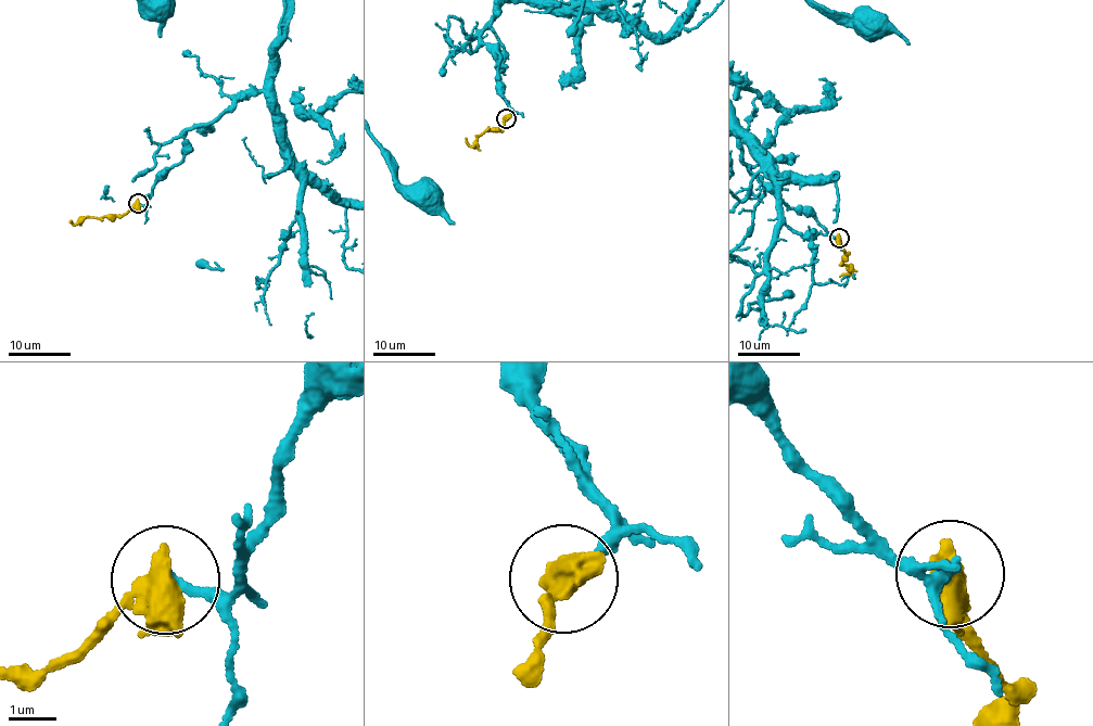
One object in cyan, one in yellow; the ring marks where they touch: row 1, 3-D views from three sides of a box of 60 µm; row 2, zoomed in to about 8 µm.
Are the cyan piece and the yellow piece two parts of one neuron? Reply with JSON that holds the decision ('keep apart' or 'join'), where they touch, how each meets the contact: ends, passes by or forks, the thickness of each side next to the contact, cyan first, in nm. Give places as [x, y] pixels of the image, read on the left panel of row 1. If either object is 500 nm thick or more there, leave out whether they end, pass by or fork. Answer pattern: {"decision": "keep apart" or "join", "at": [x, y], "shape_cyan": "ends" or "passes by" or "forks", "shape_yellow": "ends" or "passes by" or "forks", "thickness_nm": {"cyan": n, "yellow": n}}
{"decision": "keep apart", "at": [138, 203], "shape_cyan": "ends", "shape_yellow": "forks", "thickness_nm": {"cyan": 200, "yellow": 400}}

